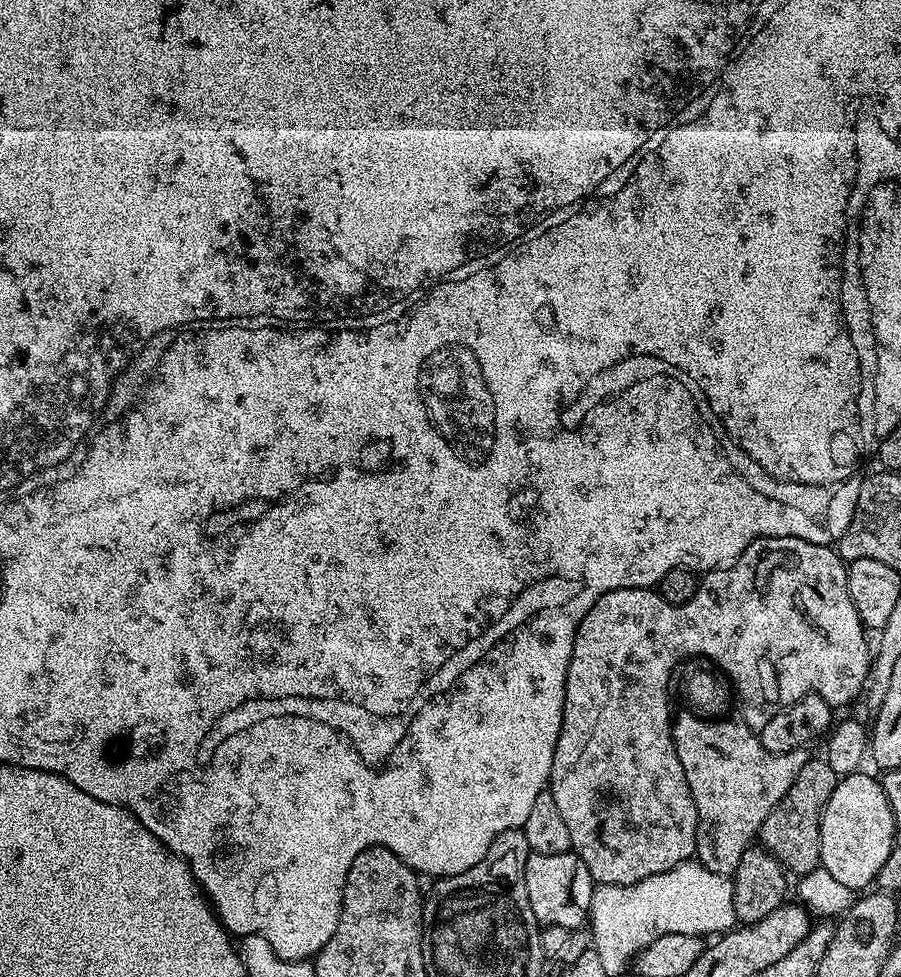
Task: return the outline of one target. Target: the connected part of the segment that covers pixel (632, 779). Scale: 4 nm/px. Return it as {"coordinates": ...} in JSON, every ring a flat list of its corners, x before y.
{"coordinates":[[763,536,750,546,727,568,714,568,699,577,700,585,685,604,668,604,651,587,623,588,604,592,602,598,590,606,582,618,578,630,574,634,574,650,570,654,570,666,566,674,566,694,564,695,564,713,562,714,562,730,554,746,554,758,548,783,554,802,558,806,558,814,566,822,570,830,571,851,582,862,586,862,586,870,590,870,593,881,597,885,613,884,626,886,634,882,642,882,642,878,650,878,654,874,662,874,682,862,693,859,696,855,696,827,698,814,694,806,694,798,690,794,690,786,686,782,686,774,682,770,682,762,678,762,676,747,672,741,672,723,670,719,670,683,668,684,668,668,675,666,679,660,687,656,705,656,713,660,721,668,733,688,736,689,739,707,742,709,743,723,753,732,759,734,782,710,786,710,794,702,798,702,809,694,821,696,824,701,833,706,848,704,856,695,865,691,868,681,869,668,872,665,873,653,868,650,868,640,860,615,854,610,854,602,850,602,848,589,848,564,839,555,835,547,826,544,815,544,793,536]]}

